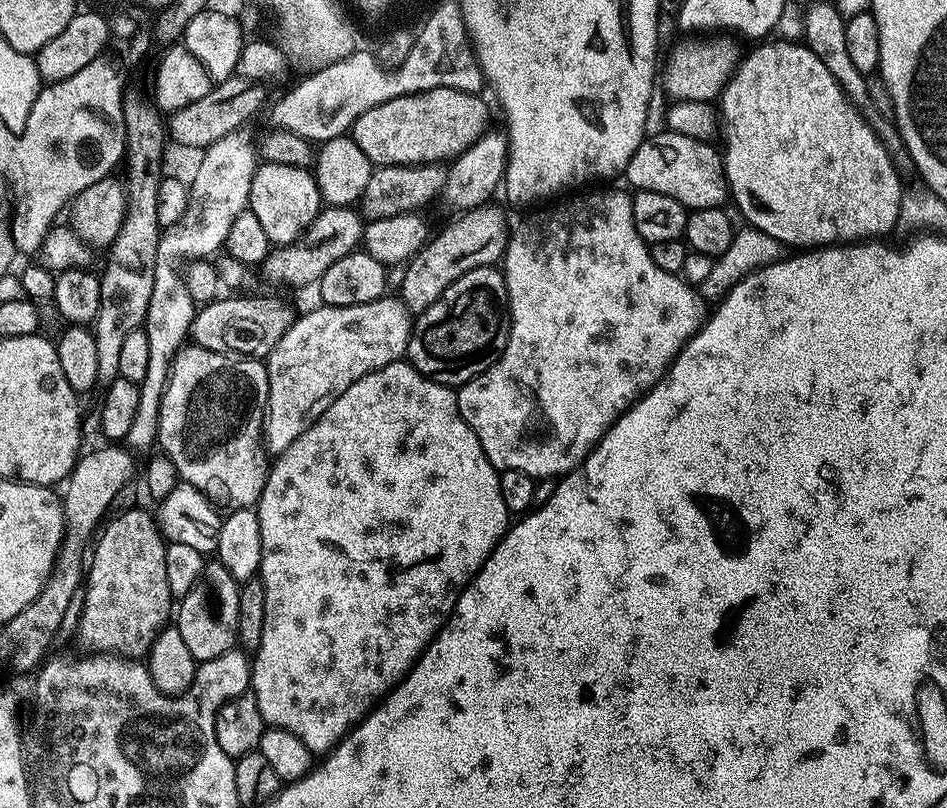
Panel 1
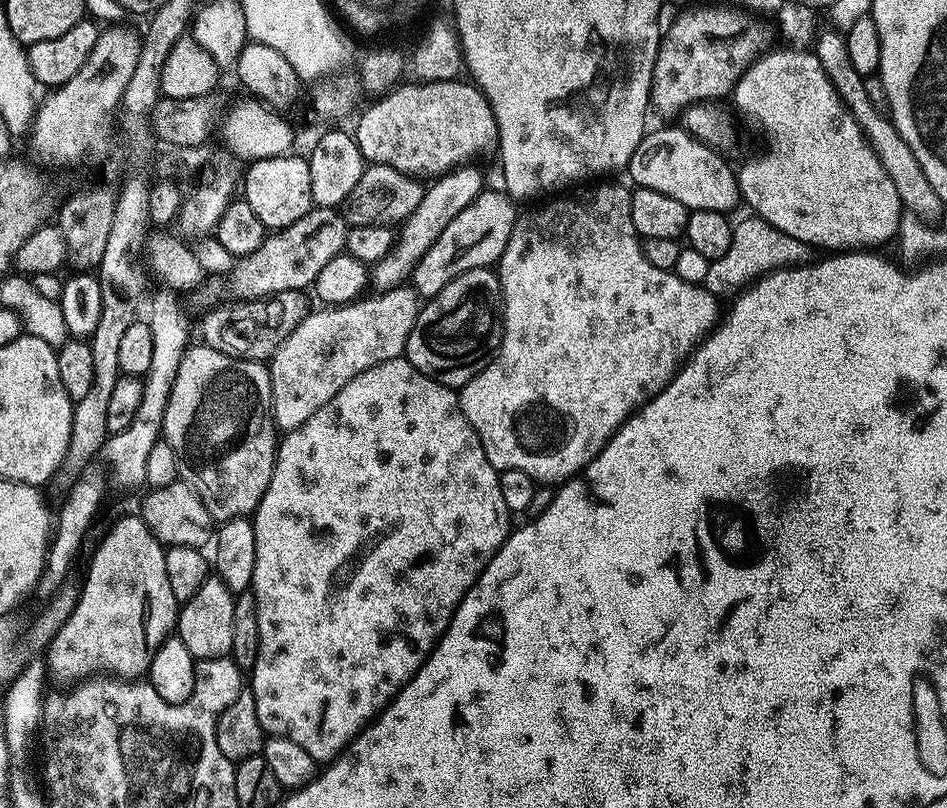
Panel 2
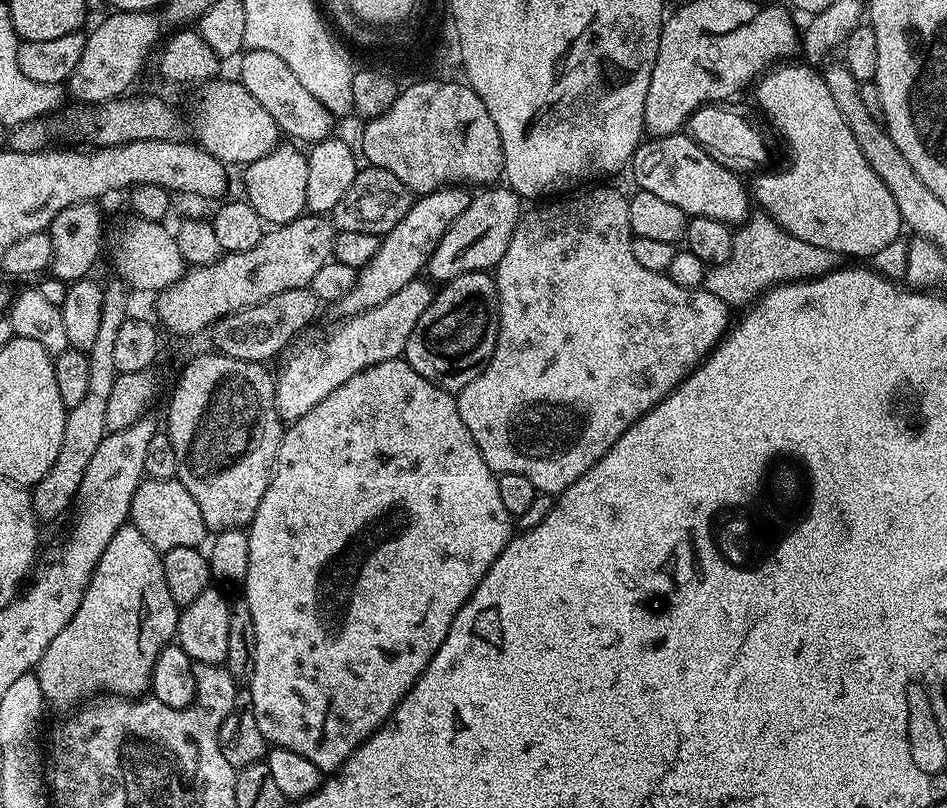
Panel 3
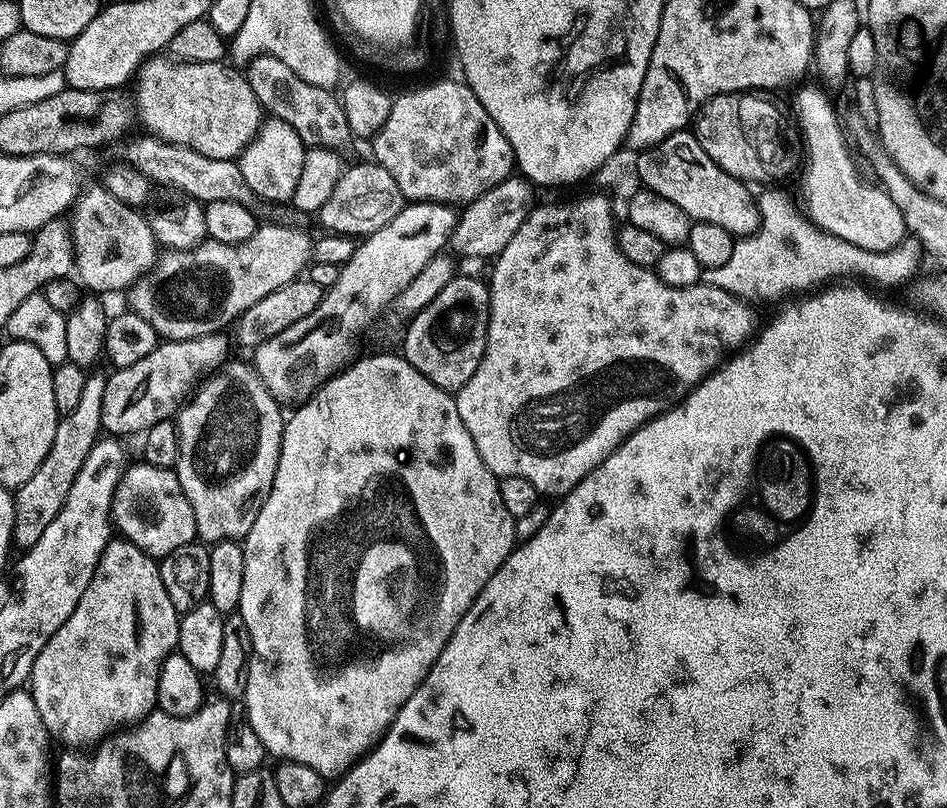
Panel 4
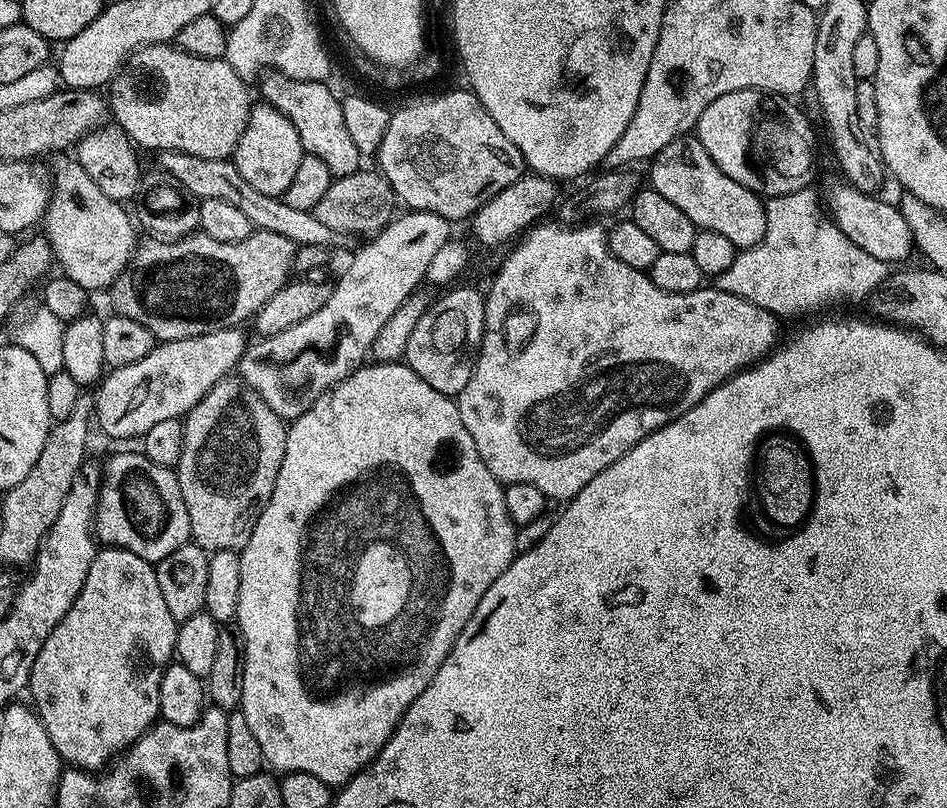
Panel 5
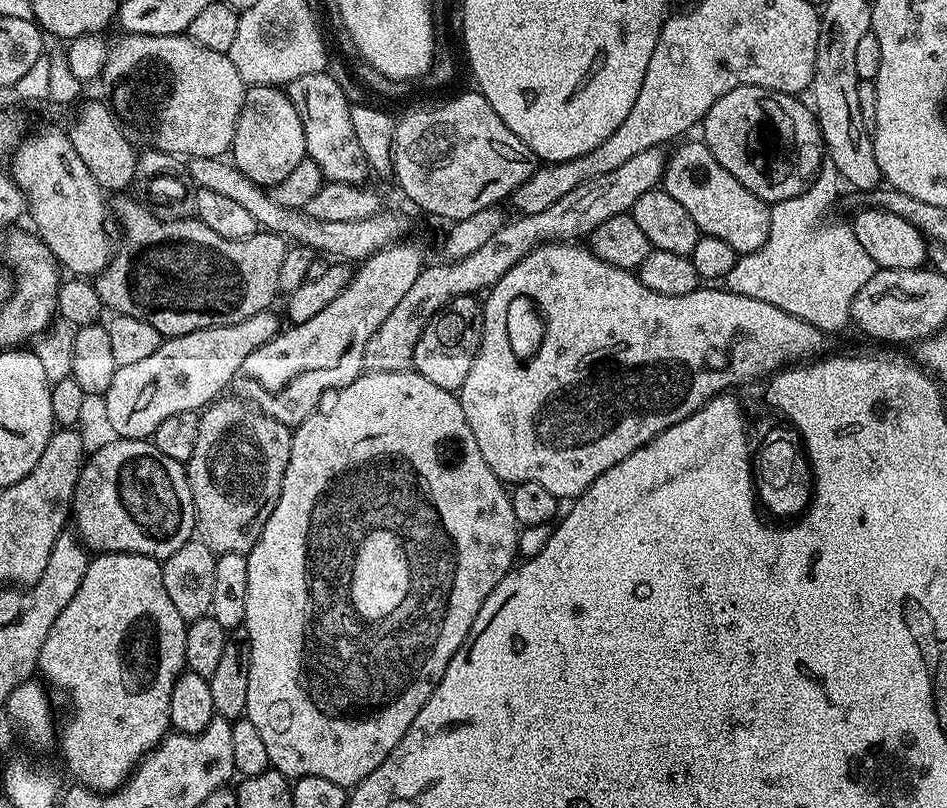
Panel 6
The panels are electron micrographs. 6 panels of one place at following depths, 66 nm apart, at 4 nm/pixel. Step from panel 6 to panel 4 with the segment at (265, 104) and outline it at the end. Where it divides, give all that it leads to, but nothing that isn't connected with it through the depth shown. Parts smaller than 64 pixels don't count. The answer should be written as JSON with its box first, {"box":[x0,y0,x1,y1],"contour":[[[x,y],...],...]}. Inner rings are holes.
{"box":[238,118,306,204],"contour":[[[275,118],[263,121],[260,131],[248,147],[240,153],[238,163],[246,186],[257,201],[269,200],[272,204],[285,204],[291,201],[298,190],[298,178],[302,178],[306,145],[290,125]]]}

